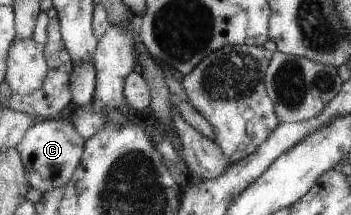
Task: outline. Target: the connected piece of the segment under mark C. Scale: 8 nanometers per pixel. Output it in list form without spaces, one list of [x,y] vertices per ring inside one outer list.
[[[73,115],[58,120],[38,120],[28,128],[23,140],[16,146],[27,164],[28,181],[43,194],[65,186],[81,164],[87,140],[77,130],[72,118]]]

